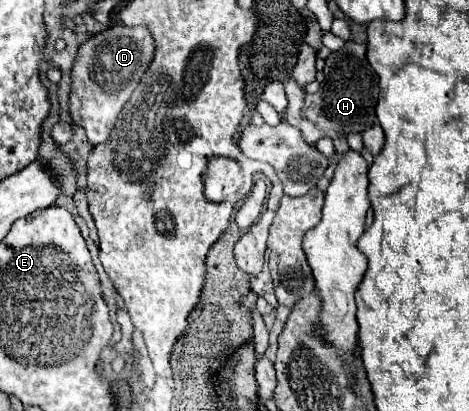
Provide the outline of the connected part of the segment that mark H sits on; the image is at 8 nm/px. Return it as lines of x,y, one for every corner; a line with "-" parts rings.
348,41
338,52
332,52
326,58
326,80
320,86
322,92
306,94
302,102
296,102
296,82
292,78
286,82
288,110
282,120
296,126
308,144
316,144
324,136
338,138
352,132
362,134
378,122
374,112
378,100
378,76
372,66
368,66
366,44

